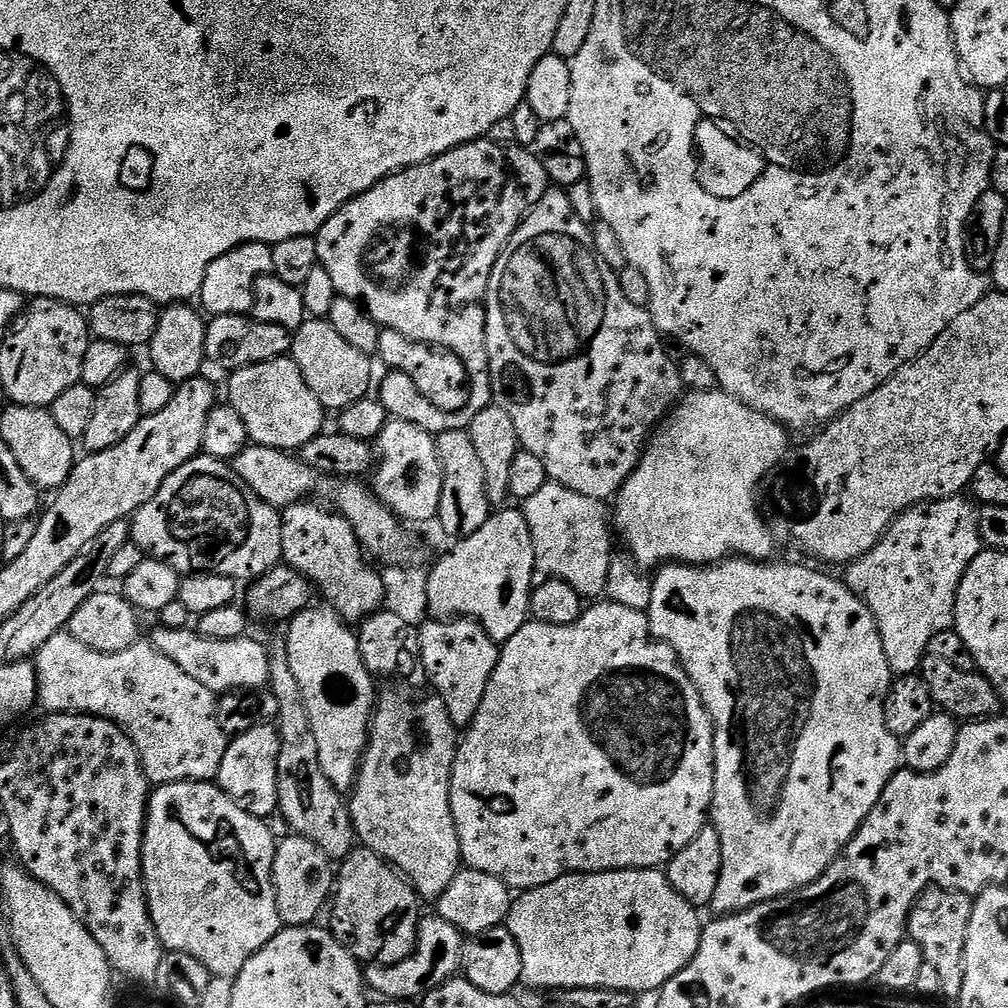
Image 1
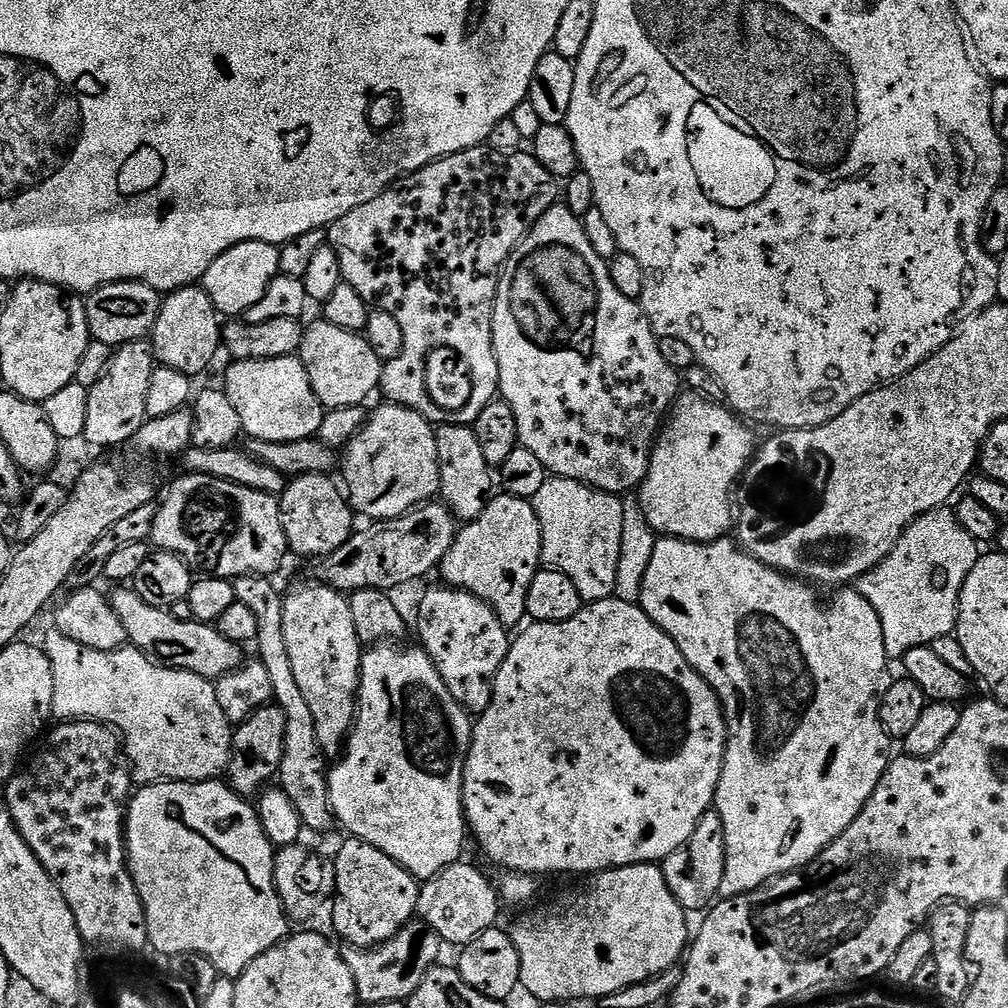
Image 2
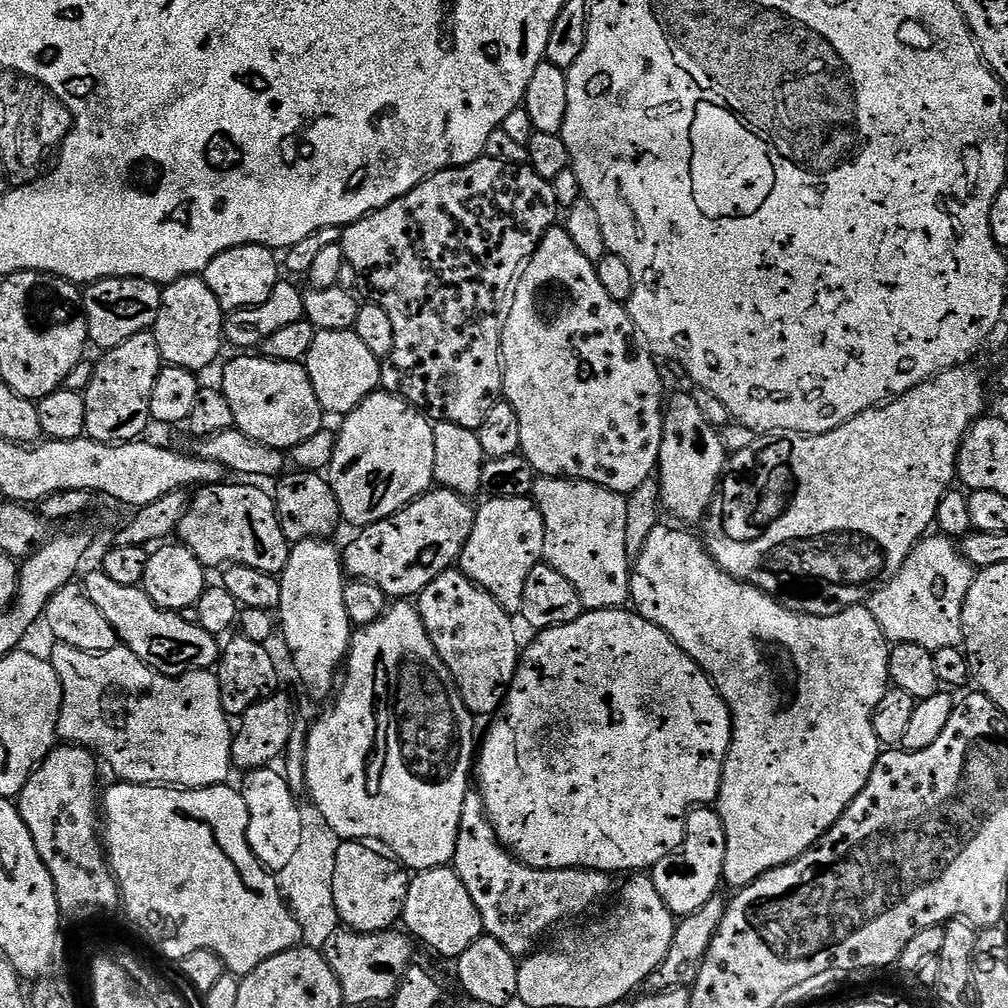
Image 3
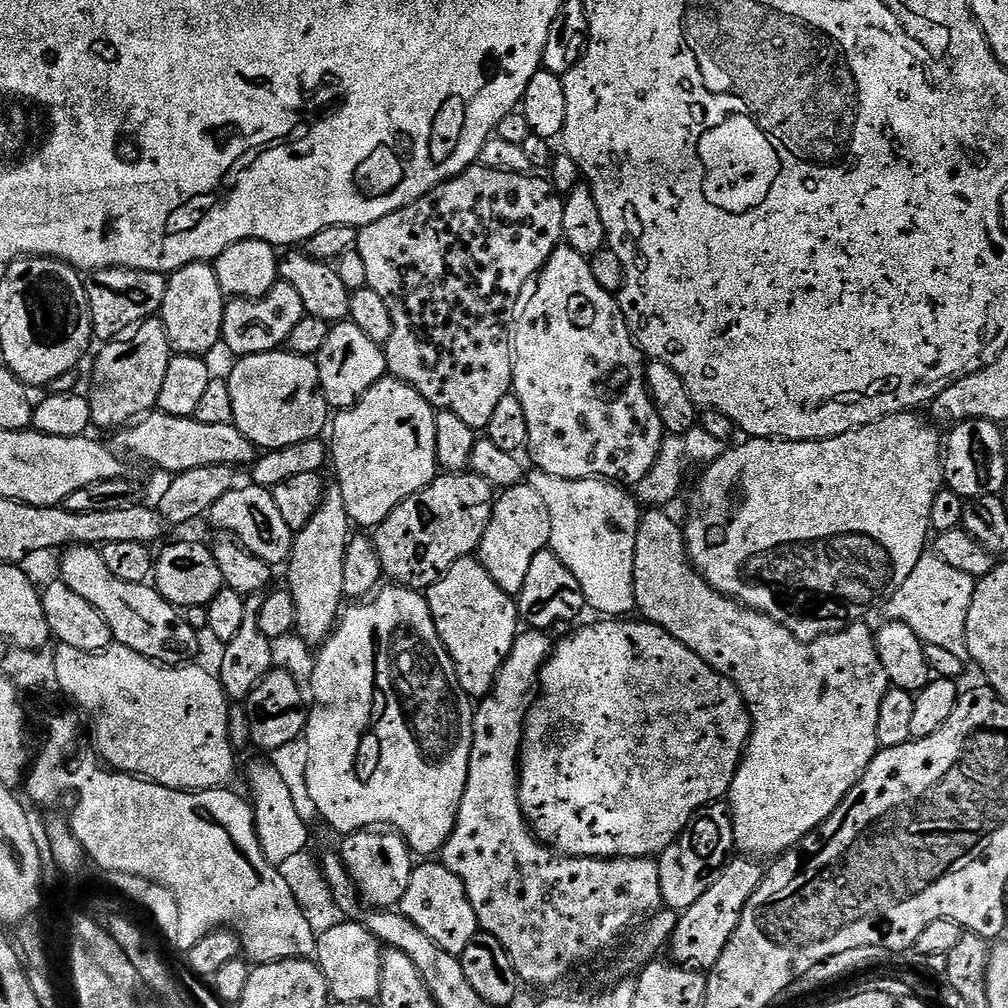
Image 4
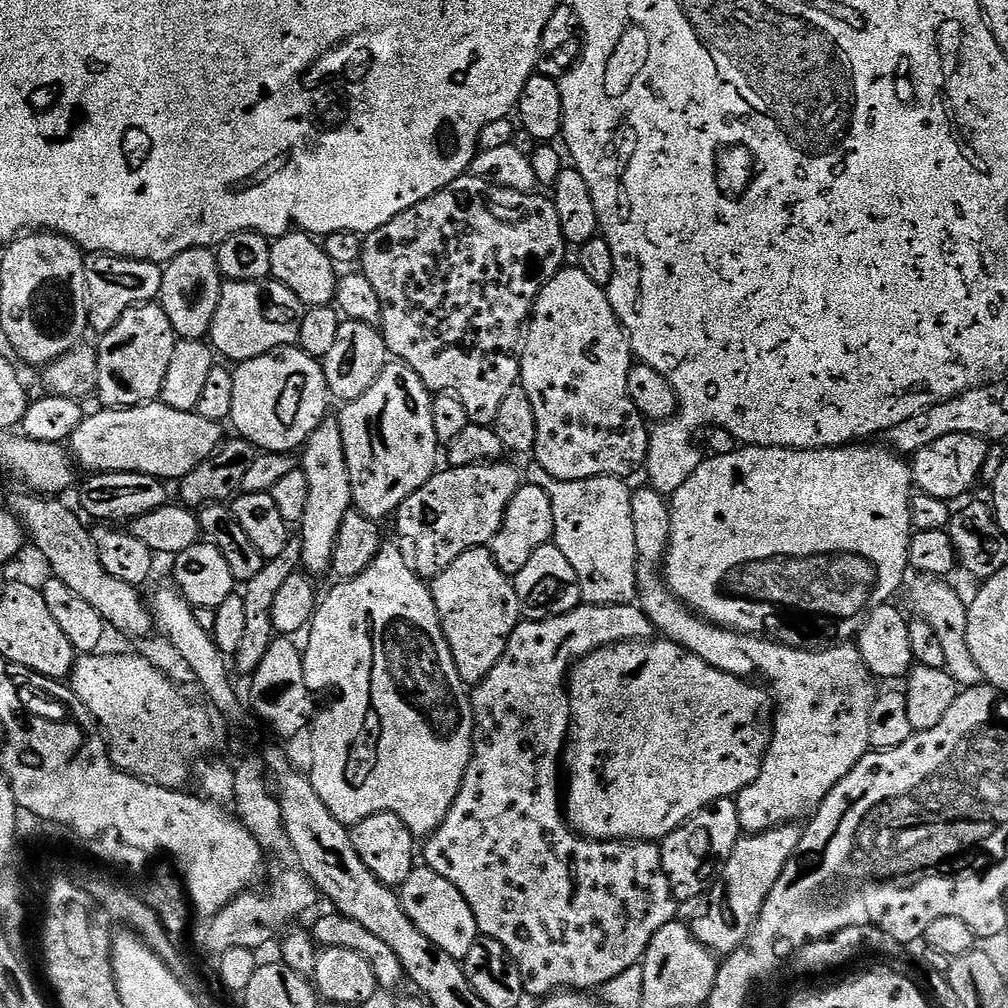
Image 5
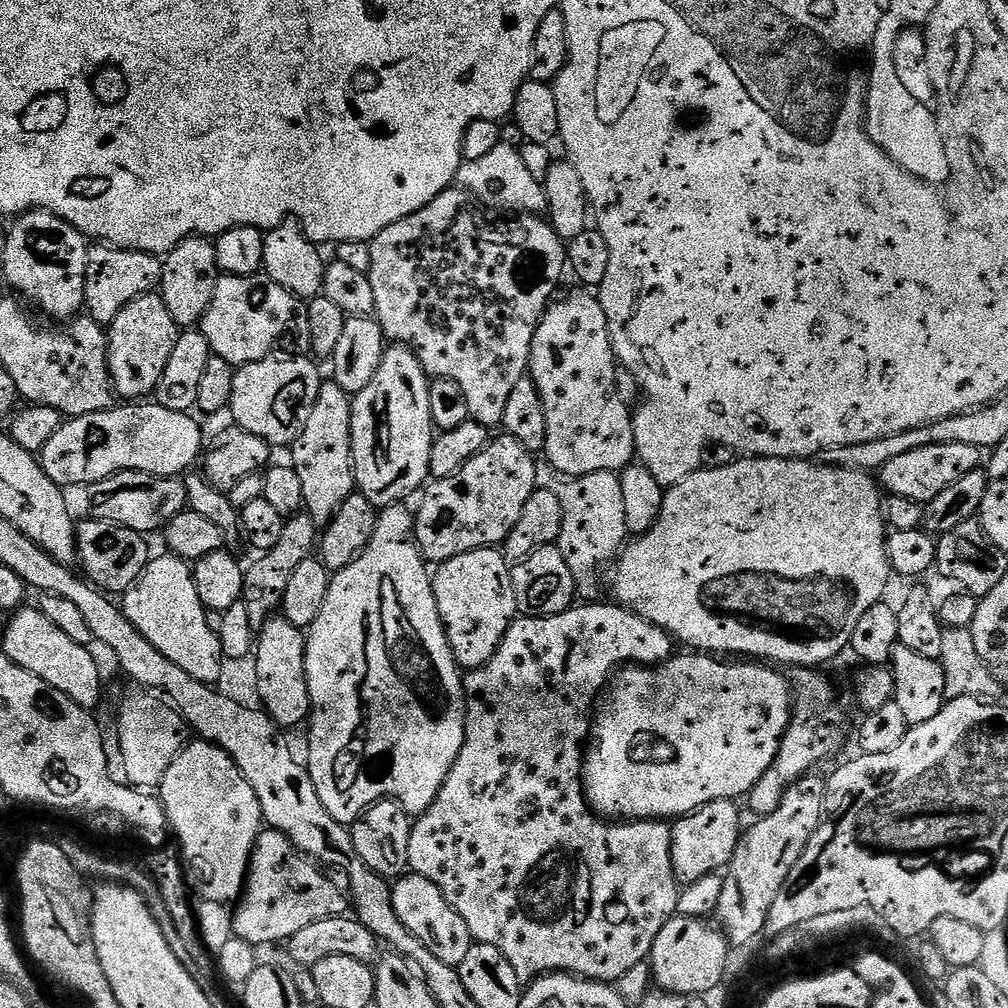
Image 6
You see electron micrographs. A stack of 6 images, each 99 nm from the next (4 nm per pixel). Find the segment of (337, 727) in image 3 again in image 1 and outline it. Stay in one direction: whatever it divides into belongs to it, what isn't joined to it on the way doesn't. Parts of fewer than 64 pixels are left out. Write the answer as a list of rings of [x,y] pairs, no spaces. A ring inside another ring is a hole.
[[[396,686],[400,688],[383,689],[376,705],[376,711],[372,718],[372,726],[368,733],[368,746],[364,750],[364,759],[360,762],[360,770],[356,773],[356,782],[350,793],[350,811],[352,813],[352,826],[359,843],[365,848],[374,850],[387,860],[401,876],[405,877],[409,884],[416,889],[416,895],[424,902],[435,902],[440,899],[440,895],[454,882],[456,875],[462,870],[460,858],[460,843],[458,842],[458,830],[454,826],[454,818],[450,810],[450,778],[452,777],[452,763],[456,757],[456,746],[458,743],[458,729],[456,724],[446,714],[446,702],[435,694],[419,696],[412,686]]]

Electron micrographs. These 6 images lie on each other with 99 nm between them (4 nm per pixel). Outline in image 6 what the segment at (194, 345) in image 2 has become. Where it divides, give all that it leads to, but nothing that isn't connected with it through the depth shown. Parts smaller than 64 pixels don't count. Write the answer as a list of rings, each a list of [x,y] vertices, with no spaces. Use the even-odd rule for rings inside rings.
[[[187,236],[163,257],[162,263],[164,269],[160,275],[158,295],[166,302],[166,310],[170,310],[170,318],[174,318],[177,329],[195,329],[203,321],[222,275],[216,264],[215,243],[202,236]]]

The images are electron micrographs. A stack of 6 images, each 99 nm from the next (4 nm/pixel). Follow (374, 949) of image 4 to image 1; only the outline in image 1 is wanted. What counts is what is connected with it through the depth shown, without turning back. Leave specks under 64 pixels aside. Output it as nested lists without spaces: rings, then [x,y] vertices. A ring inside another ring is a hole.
[[[439,914],[421,915],[416,945],[414,950],[402,962],[397,964],[369,964],[363,969],[364,982],[369,989],[377,993],[377,997],[386,1000],[419,1001],[424,993],[434,986],[442,986],[442,982],[453,979],[461,971],[464,963],[465,937],[446,918]]]

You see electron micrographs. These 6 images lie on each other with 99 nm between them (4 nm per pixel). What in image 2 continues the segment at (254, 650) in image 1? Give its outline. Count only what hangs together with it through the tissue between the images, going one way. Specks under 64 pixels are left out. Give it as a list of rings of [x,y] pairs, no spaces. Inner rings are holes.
[[[120,586],[115,589],[116,593],[111,593],[110,599],[112,605],[114,606],[114,610],[118,614],[118,618],[122,618],[122,626],[126,626],[126,634],[128,635],[131,647],[139,648],[141,652],[144,653],[145,656],[167,666],[170,668],[181,668],[182,670],[186,670],[187,672],[193,672],[194,674],[198,674],[202,678],[206,678],[210,681],[217,681],[220,677],[227,674],[227,672],[234,672],[237,668],[241,667],[242,661],[245,659],[246,653],[245,649],[241,647],[241,645],[235,644],[234,642],[230,642],[230,638],[226,638],[223,636],[215,626],[210,624],[202,624],[195,620],[190,621],[179,621],[176,618],[172,617],[168,610],[163,608],[155,608],[154,606],[150,606],[135,590],[128,586]]]

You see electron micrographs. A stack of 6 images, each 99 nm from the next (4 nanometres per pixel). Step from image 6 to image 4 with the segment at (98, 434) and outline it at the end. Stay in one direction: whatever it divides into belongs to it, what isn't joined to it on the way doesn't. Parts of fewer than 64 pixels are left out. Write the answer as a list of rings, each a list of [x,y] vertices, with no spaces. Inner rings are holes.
[[[159,410],[117,431],[115,436],[114,448],[117,453],[145,460],[146,463],[168,472],[167,474],[189,472],[215,464],[251,466],[258,459],[256,445],[251,444],[233,423],[226,426],[206,426],[206,422],[198,422],[193,417],[171,416]]]

